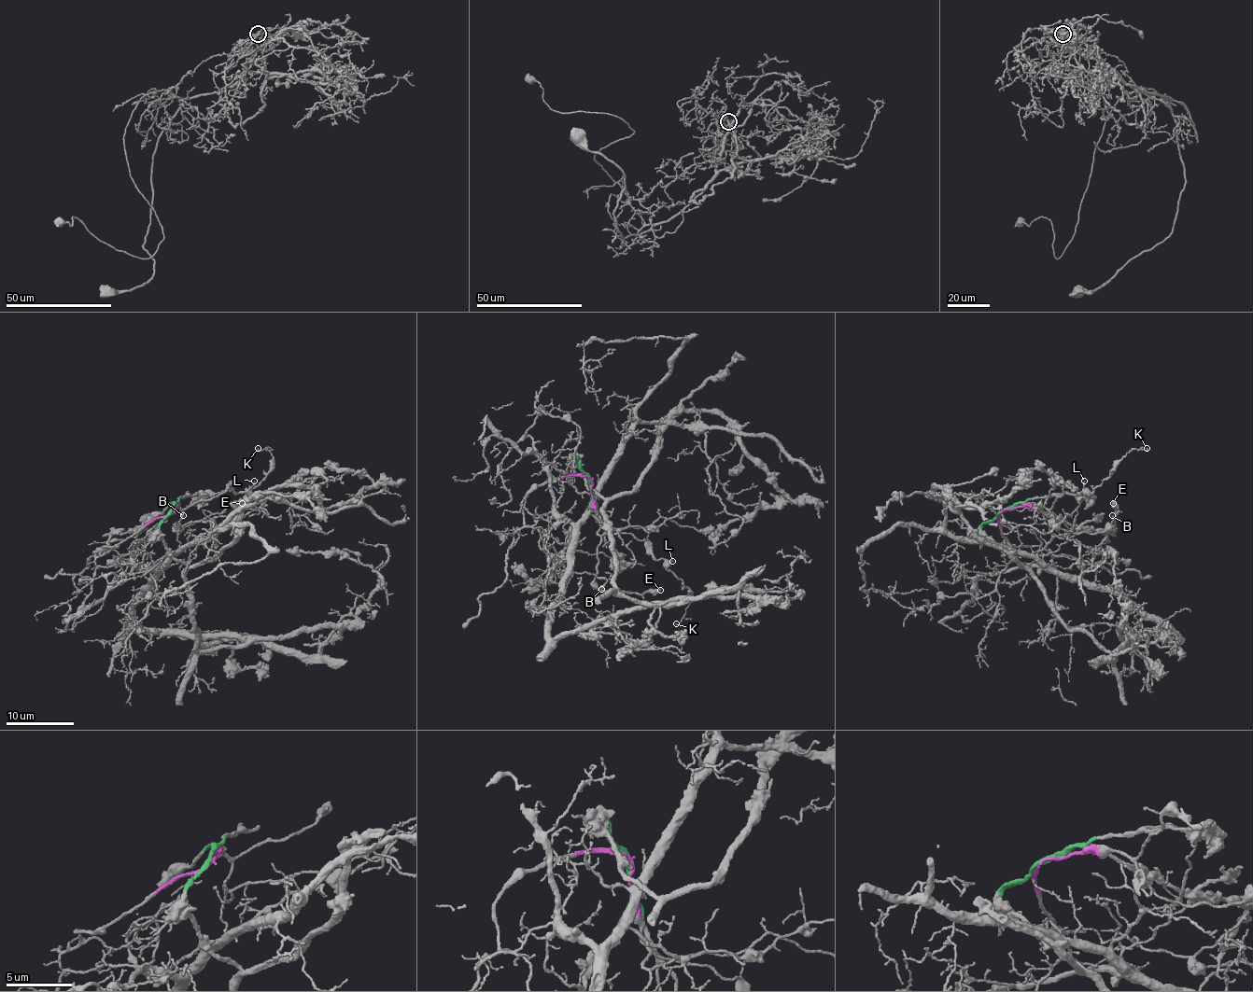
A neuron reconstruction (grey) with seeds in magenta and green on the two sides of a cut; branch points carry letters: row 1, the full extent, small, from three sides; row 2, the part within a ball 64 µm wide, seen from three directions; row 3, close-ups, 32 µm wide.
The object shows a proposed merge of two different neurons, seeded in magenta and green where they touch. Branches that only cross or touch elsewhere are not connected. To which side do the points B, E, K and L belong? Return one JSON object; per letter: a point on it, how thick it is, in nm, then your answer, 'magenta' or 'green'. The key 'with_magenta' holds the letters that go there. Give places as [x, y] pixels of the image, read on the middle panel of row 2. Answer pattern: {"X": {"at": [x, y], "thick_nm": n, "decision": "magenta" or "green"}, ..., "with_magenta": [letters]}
{"B": {"at": [601, 589], "thick_nm": 130, "decision": "magenta"}, "E": {"at": [660, 590], "thick_nm": 480, "decision": "magenta"}, "K": {"at": [676, 623], "thick_nm": 120, "decision": "magenta"}, "L": {"at": [672, 561], "thick_nm": 110, "decision": "magenta"}, "with_magenta": ["B", "E", "K", "L"]}

